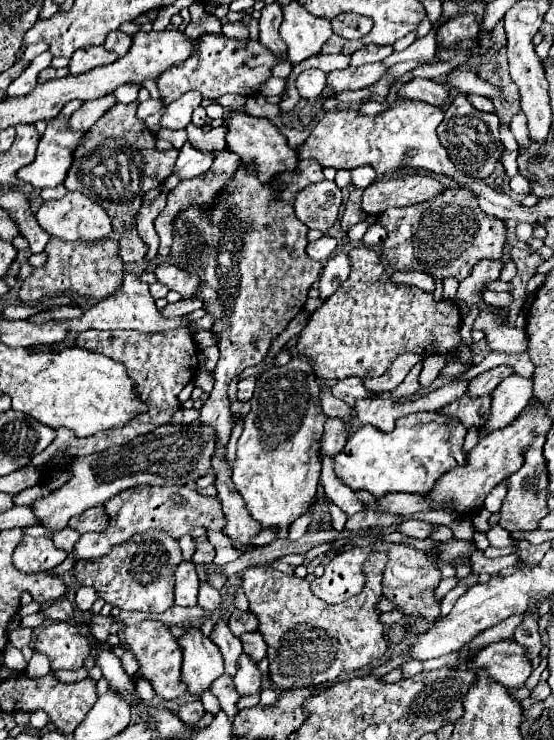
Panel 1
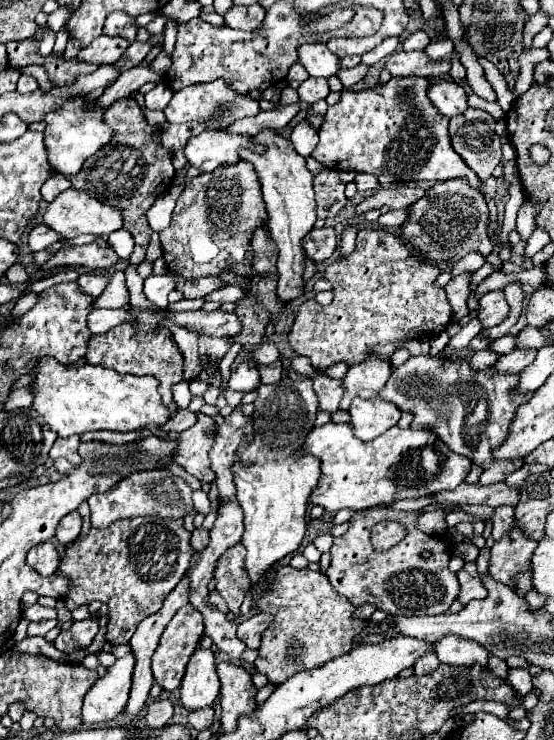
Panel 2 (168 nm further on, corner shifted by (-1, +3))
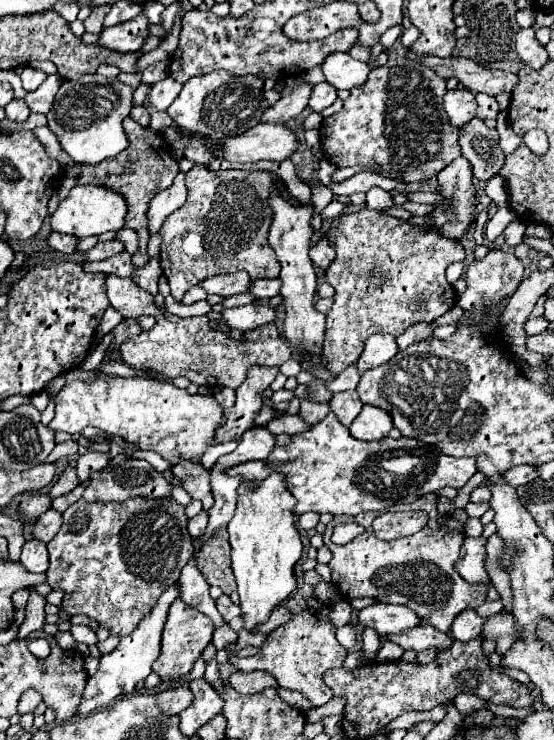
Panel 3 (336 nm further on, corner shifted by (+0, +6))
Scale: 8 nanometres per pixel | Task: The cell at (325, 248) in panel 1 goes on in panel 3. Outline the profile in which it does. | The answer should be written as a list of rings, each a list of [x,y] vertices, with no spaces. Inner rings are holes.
[[[321,237],[321,241],[309,249],[309,257],[313,259],[313,265],[327,271],[327,267],[333,263],[335,249],[333,249],[333,245],[329,245],[329,241],[325,241],[325,237]]]

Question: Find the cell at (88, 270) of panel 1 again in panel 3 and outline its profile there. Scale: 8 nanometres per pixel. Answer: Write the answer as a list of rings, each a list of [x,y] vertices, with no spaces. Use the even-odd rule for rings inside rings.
[[[113,239],[113,241],[105,241],[105,243],[97,243],[93,249],[89,249],[85,253],[85,259],[87,261],[103,261],[103,259],[109,259],[113,255],[119,255],[125,251],[125,245],[119,241],[119,239]]]

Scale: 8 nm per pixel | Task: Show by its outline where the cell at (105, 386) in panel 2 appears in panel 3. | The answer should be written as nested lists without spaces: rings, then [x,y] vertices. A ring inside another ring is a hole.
[[[107,377],[97,381],[67,383],[55,397],[55,419],[49,423],[53,431],[79,433],[87,425],[117,435],[123,441],[159,453],[171,465],[181,461],[197,461],[209,445],[215,445],[215,429],[225,423],[223,407],[211,395],[189,395],[171,383],[145,377]]]

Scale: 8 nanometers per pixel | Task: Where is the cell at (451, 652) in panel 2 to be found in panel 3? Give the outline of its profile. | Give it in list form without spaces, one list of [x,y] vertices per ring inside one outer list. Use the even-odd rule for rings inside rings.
[[[425,623],[425,625],[419,625],[417,629],[407,629],[397,637],[379,635],[379,641],[393,641],[395,645],[401,645],[401,649],[415,649],[419,653],[429,647],[437,647],[439,651],[445,651],[453,643],[453,637],[449,633],[435,631],[431,625]]]

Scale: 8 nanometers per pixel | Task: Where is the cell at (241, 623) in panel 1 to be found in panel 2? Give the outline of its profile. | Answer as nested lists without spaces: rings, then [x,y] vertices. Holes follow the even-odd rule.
[[[238,542],[236,546],[228,548],[220,556],[216,574],[214,574],[216,588],[222,594],[222,598],[226,600],[226,604],[234,616],[238,616],[240,604],[244,602],[244,596],[250,590],[250,578],[246,576],[244,560],[246,560],[246,548]]]

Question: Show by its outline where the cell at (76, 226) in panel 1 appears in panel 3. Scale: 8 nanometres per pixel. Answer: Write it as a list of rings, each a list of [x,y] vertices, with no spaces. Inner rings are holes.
[[[75,185],[69,191],[67,199],[63,199],[55,209],[55,213],[51,215],[51,227],[57,233],[65,233],[81,239],[89,235],[101,235],[107,231],[123,229],[125,215],[127,215],[127,203],[121,197],[121,193],[101,185]]]

